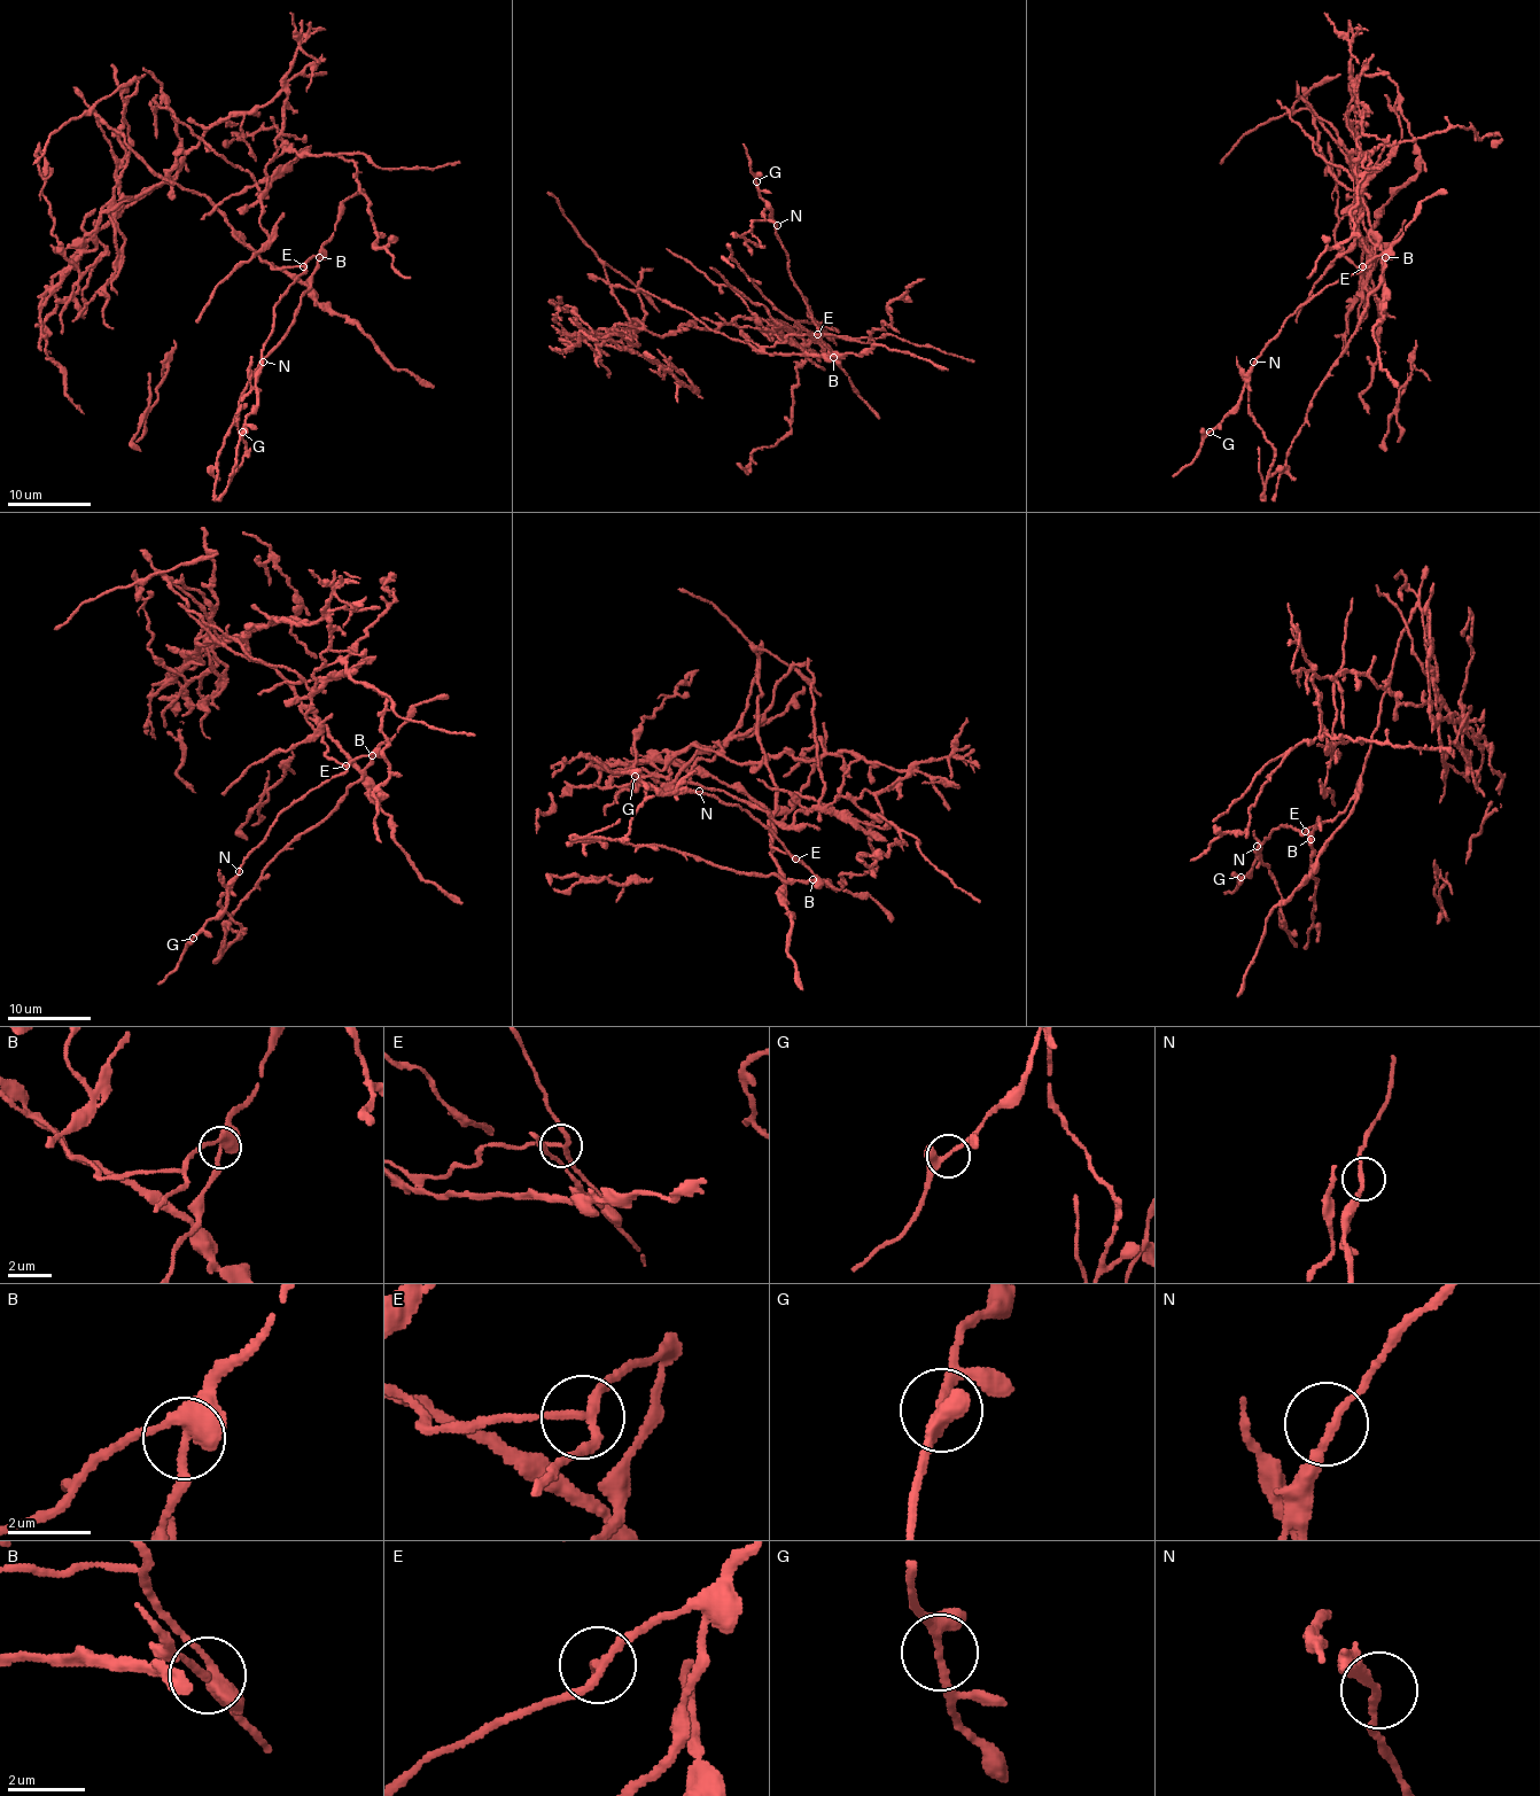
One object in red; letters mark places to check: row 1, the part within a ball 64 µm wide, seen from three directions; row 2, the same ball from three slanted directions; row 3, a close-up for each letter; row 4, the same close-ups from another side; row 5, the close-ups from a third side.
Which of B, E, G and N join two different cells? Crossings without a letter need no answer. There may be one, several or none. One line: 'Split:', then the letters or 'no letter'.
Split: B, E

